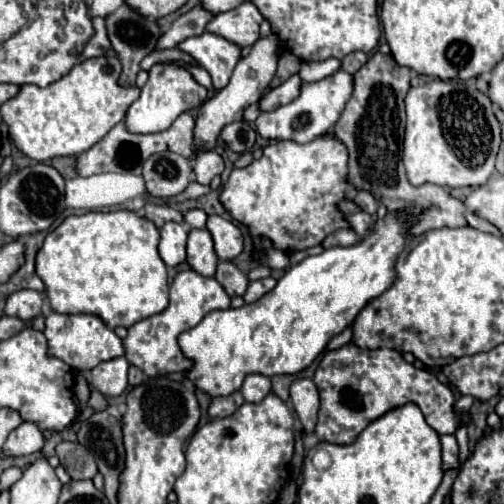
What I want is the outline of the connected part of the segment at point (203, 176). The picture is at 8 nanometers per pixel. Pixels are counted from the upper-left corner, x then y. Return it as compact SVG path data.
M197 151L197 163L195 163L195 177L197 177L197 183L201 185L209 185L211 179L215 175L221 175L223 169L225 169L225 163L223 163L223 157L215 151Z

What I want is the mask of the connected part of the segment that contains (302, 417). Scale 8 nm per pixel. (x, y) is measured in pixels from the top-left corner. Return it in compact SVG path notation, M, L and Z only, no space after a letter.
M307 377L295 379L291 383L291 399L295 405L297 417L303 425L303 433L313 435L315 419L317 419L317 411L319 411L319 393L317 393L315 383Z

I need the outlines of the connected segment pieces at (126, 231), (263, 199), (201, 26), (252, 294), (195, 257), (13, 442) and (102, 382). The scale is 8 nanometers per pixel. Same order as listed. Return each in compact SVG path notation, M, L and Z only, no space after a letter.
M129 210L89 211L67 217L51 231L37 253L37 275L45 283L49 303L59 313L87 313L105 321L107 327L131 327L151 315L163 313L169 305L169 279L163 259L159 257L159 229L145 217Z
M319 137L315 141L309 141L305 145L295 141L277 141L263 149L263 157L253 161L245 169L233 169L229 175L229 181L223 185L221 203L225 209L241 223L245 223L253 235L257 253L263 255L259 239L269 237L273 245L285 253L309 249L313 245L319 245L329 233L349 227L343 219L343 213L337 207L337 201L343 199L347 189L347 149L343 143L335 143L335 139Z
M199 5L193 7L189 13L173 21L171 29L163 33L163 39L159 39L157 49L175 49L175 43L179 43L179 39L201 35L205 31L205 25L211 21L211 17L213 15L207 15L207 11L199 11Z
M253 281L253 283L249 283L247 293L243 295L243 299L245 299L245 303L253 303L255 299L259 299L259 297L263 297L263 295L265 295L263 283L261 283L261 281Z
M191 229L187 241L187 263L203 277L213 277L217 271L217 255L207 229Z
M21 423L7 437L7 441L1 449L1 459L19 459L23 455L37 453L41 447L43 447L41 431L33 423Z
M125 357L103 361L91 369L91 387L101 391L105 397L121 395L127 389L127 369L129 361Z

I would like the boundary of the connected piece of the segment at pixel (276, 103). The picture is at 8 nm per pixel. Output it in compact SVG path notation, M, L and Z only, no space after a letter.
M293 75L285 83L281 83L279 87L271 89L261 99L261 111L273 111L273 109L277 109L281 105L287 105L293 99L297 99L299 93L301 93L301 79L299 79L299 75Z

